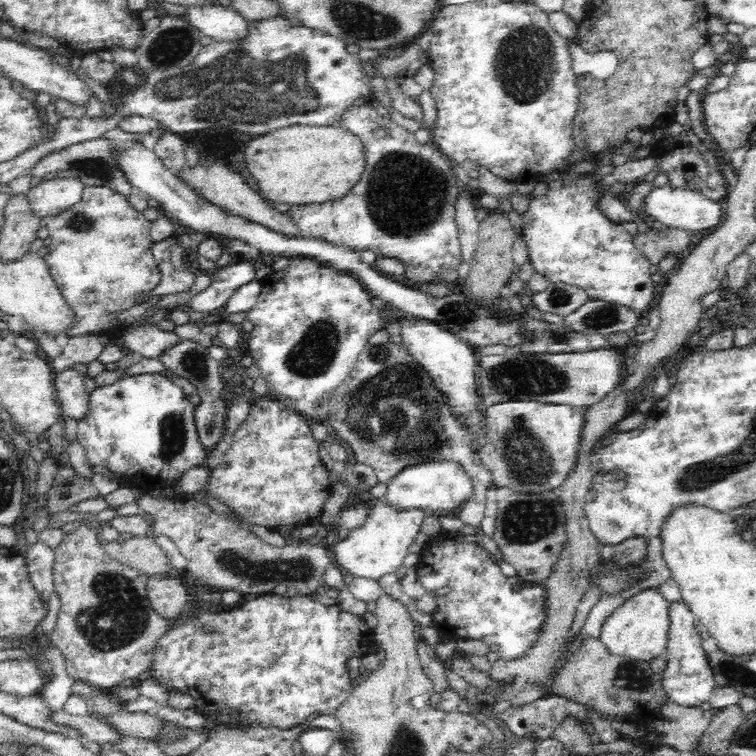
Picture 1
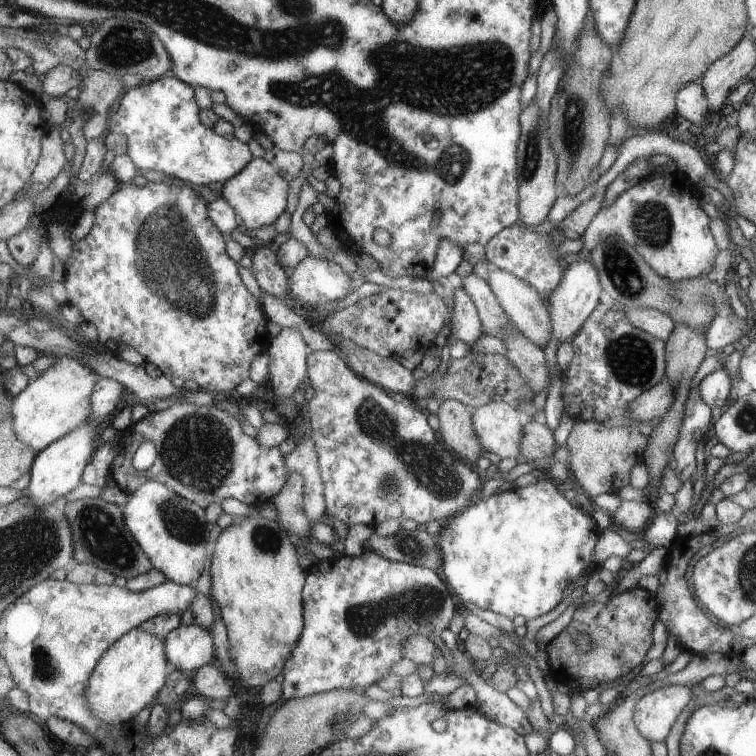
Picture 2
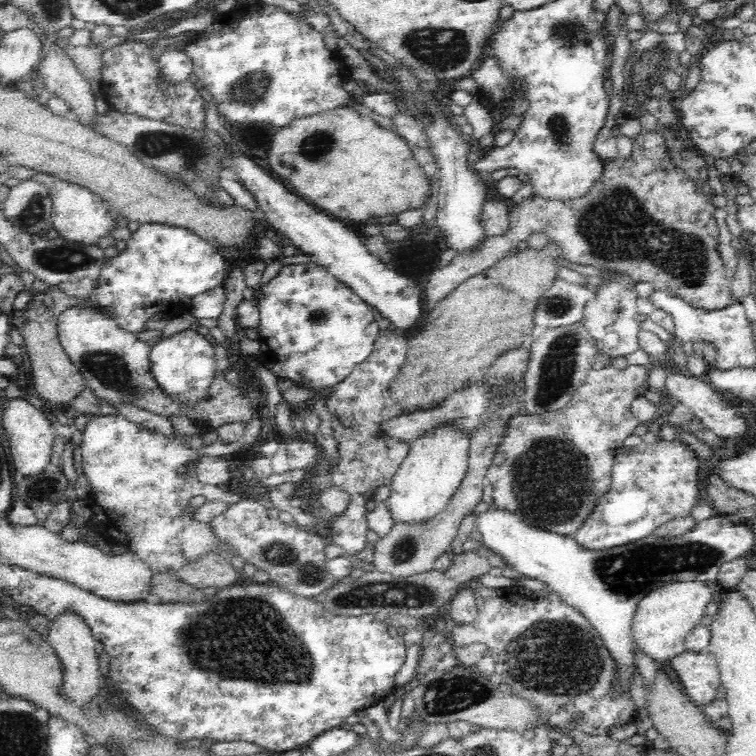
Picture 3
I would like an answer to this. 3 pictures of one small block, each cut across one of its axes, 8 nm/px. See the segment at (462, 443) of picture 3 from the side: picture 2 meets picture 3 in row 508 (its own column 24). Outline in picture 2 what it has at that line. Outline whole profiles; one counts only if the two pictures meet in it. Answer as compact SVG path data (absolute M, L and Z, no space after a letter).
M61 358L51 370L31 382L19 396L13 398L13 430L23 444L33 448L37 454L69 436L77 426L87 424L91 418L93 390L101 376L87 364L73 358Z

